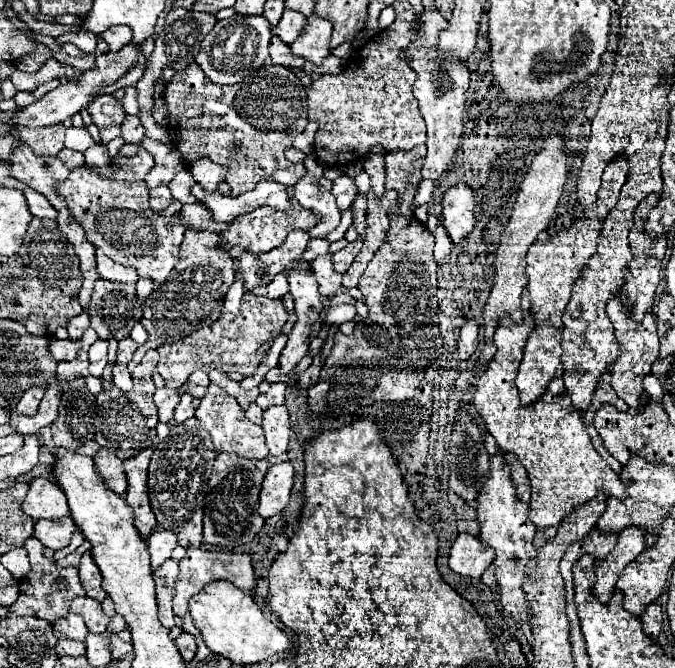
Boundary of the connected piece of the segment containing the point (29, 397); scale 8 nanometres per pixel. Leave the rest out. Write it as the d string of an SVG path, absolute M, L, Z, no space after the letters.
M44 385L44 387L32 387L32 389L28 389L28 391L22 395L22 399L18 401L16 413L20 413L20 415L34 415L34 413L38 411L38 405L40 405L46 389L48 389L46 385Z

